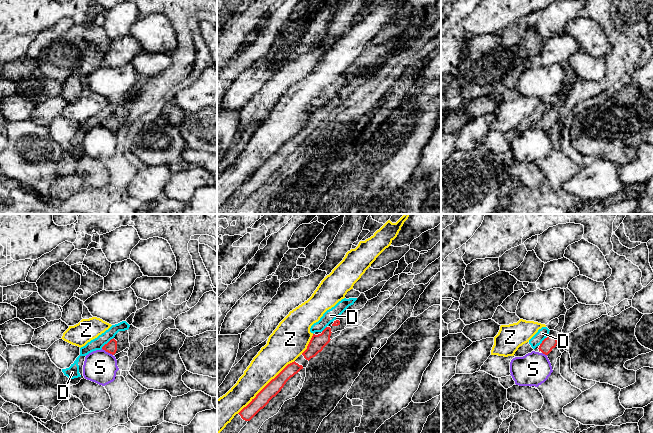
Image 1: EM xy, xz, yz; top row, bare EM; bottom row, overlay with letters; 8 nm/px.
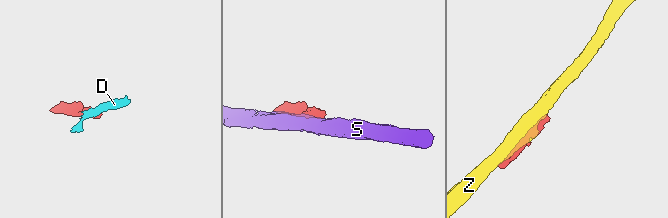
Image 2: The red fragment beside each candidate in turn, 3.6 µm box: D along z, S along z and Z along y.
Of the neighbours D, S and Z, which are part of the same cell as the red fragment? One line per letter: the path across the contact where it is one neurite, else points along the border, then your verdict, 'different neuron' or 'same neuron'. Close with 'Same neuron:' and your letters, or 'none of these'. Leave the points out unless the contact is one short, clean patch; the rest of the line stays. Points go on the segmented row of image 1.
D: along xy (113, 337), (101, 348) | different neuron
S: different neuron
Z: different neuron
Same neuron: none of these

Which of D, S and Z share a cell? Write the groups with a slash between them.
D / S / Z

